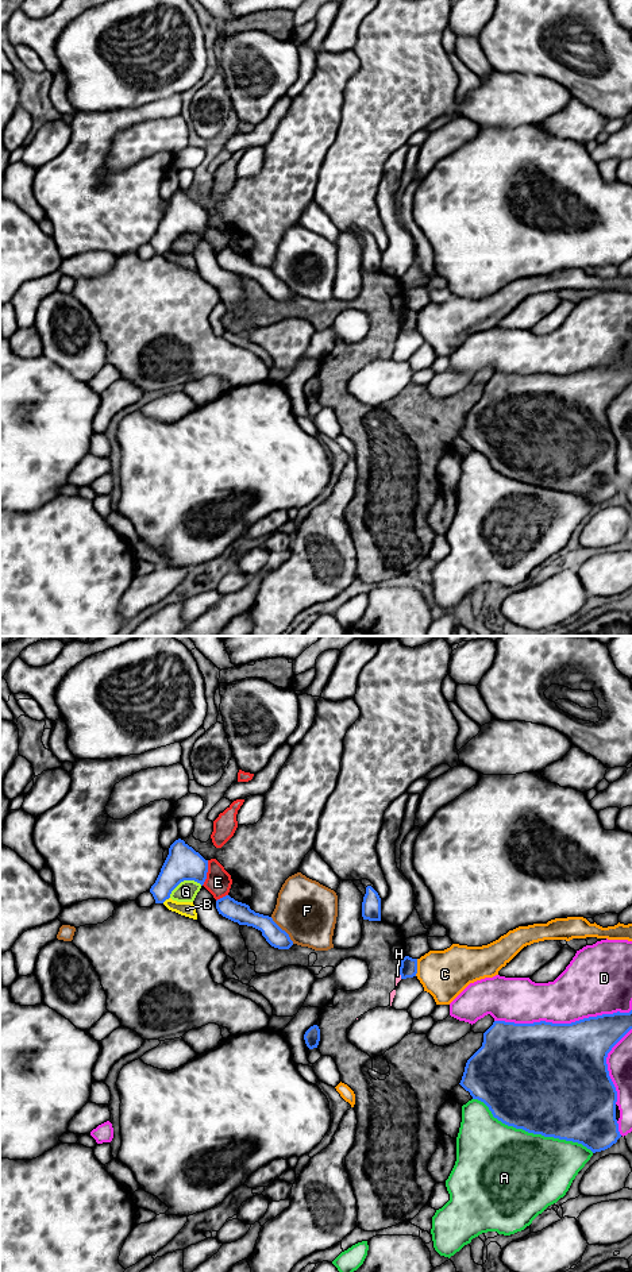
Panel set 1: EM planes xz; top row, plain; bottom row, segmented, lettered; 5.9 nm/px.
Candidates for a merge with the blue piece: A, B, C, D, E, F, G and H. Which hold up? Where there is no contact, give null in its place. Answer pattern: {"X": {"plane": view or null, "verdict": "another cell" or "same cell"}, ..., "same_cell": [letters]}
{"A": {"plane": "xz", "verdict": "another cell"}, "B": {"plane": "xz", "verdict": "another cell"}, "C": {"plane": "xz", "verdict": "another cell"}, "D": {"plane": "xz", "verdict": "another cell"}, "E": {"plane": "xz", "verdict": "another cell"}, "F": {"plane": "xz", "verdict": "another cell"}, "G": {"plane": "xz", "verdict": "another cell"}, "H": {"plane": "xz", "verdict": "another cell"}, "same_cell": []}

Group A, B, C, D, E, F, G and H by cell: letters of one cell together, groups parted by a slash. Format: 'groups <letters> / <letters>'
groups A / B H / C / D / E / F / G

